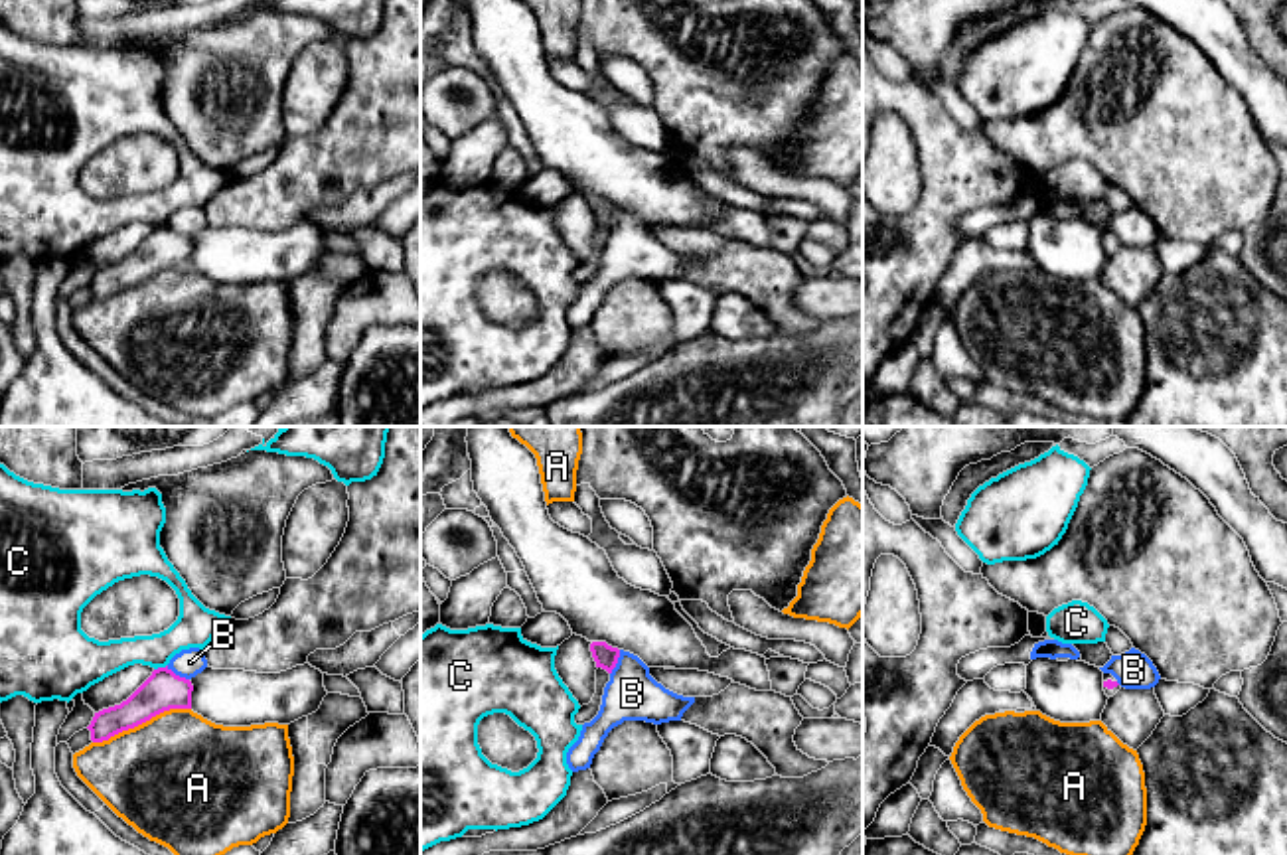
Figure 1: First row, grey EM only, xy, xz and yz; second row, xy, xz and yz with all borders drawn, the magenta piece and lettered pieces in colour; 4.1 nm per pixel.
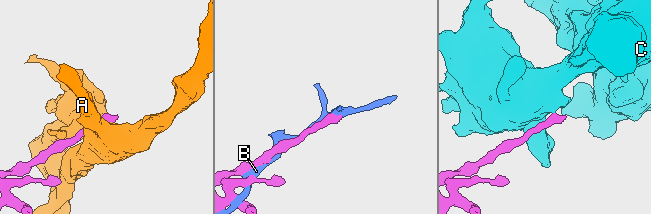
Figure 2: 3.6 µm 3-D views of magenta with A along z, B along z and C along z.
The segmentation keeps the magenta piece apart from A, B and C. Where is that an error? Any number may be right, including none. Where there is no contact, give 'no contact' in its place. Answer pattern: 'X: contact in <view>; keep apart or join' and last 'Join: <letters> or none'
A: contact in xy; keep apart
B: contact in xy; keep apart
C: contact in xy; keep apart
Join: none

